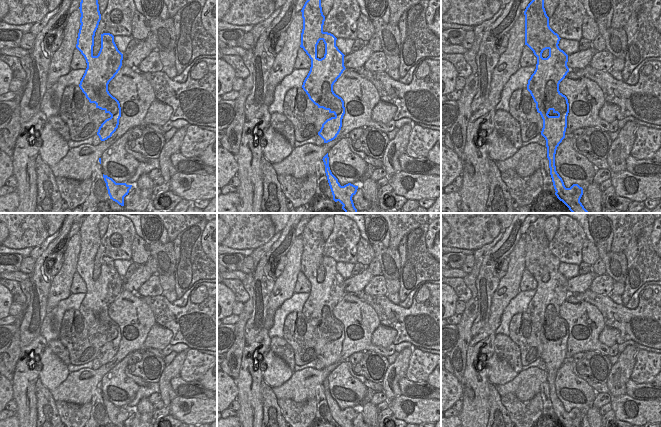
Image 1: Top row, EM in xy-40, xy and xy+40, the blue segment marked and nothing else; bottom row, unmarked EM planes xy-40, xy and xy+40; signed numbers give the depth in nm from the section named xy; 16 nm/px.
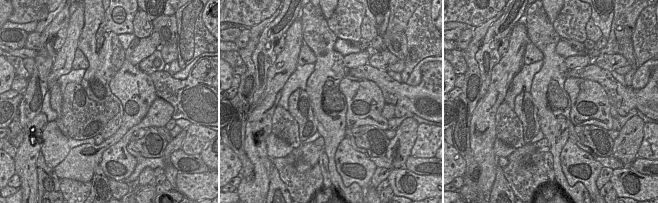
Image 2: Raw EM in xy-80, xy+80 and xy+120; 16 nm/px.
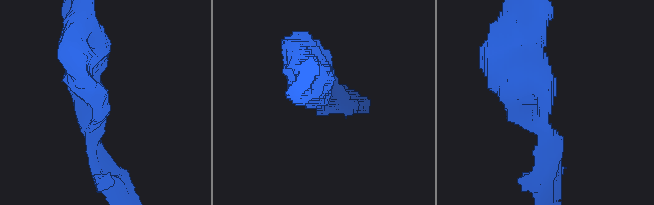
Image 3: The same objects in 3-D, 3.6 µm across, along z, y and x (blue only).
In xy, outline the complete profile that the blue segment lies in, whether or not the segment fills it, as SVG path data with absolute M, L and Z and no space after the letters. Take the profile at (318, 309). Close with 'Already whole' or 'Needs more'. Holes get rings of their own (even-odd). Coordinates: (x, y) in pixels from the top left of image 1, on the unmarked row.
M318 213L310 219L301 236L303 253L300 271L311 283L310 295L305 302L302 312L309 323L318 330L328 334L335 340L327 343L318 359L328 367L334 364L342 351L345 338L344 325L333 315L333 309L346 293L344 278L336 270L337 262L323 255L325 240L322 236L321 224L327 213ZM322 264L325 268L324 281L317 281L317 269Z. Already whole

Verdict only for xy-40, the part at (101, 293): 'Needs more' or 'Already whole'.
Already whole

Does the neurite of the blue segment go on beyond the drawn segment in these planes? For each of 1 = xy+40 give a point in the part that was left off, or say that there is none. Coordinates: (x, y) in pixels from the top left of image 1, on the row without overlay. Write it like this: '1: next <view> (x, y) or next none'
1: next none

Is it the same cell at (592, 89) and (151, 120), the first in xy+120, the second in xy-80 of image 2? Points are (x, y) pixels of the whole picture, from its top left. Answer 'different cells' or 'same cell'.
different cells

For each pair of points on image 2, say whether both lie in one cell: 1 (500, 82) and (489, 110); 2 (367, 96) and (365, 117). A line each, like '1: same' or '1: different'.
1: same
2: same

